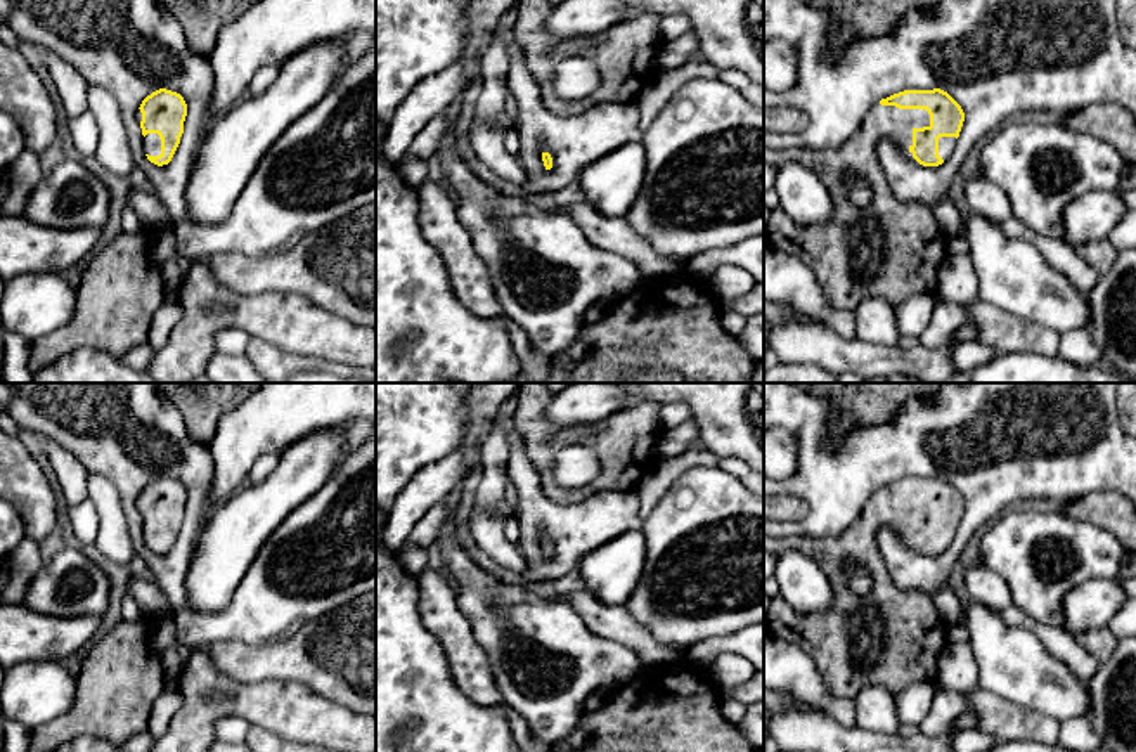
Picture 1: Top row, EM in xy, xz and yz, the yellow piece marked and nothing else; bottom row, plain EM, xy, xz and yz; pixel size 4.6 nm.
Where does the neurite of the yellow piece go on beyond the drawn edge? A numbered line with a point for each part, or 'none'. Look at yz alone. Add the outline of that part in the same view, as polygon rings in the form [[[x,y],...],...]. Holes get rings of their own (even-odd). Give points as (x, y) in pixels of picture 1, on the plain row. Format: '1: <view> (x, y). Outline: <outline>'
1: yz (890, 638). Outline: [[[878,489],[869,496],[866,508],[862,509],[855,523],[838,537],[798,537],[795,541],[783,541],[781,537],[764,535],[764,551],[769,551],[774,558],[778,558],[786,549],[798,551],[812,558],[829,580],[835,596],[835,603],[829,610],[819,613],[798,613],[781,598],[781,594],[778,594],[771,600],[765,620],[772,636],[800,646],[812,657],[819,674],[823,676],[824,686],[836,698],[847,698],[854,702],[866,686],[883,686],[894,697],[897,697],[902,690],[918,681],[933,684],[937,691],[944,688],[939,679],[937,658],[942,645],[946,643],[946,626],[939,617],[933,598],[921,591],[897,589],[876,548],[876,534],[881,527],[897,530],[909,541],[909,544],[913,544],[913,541],[909,539],[909,535],[913,534],[913,518],[923,515],[930,515],[928,499],[881,494]],[[847,560],[859,561],[868,568],[871,575],[871,591],[868,594],[857,594],[847,584],[842,568],[842,563]]]

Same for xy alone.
1: xy (151, 529). Outline: [[[147,522],[144,525],[144,541],[149,544],[159,544],[161,542],[161,527],[158,522]]]

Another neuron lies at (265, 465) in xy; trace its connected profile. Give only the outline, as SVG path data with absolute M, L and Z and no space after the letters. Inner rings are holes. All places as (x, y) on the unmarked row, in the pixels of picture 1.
M277 454L260 456L248 473L248 483L263 482L275 470L277 463L279 463Z

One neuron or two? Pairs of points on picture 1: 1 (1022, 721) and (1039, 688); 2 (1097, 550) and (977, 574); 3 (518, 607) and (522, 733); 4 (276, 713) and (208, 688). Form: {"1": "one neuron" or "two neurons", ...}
{"1": "two neurons", "2": "two neurons", "3": "two neurons", "4": "one neuron"}

